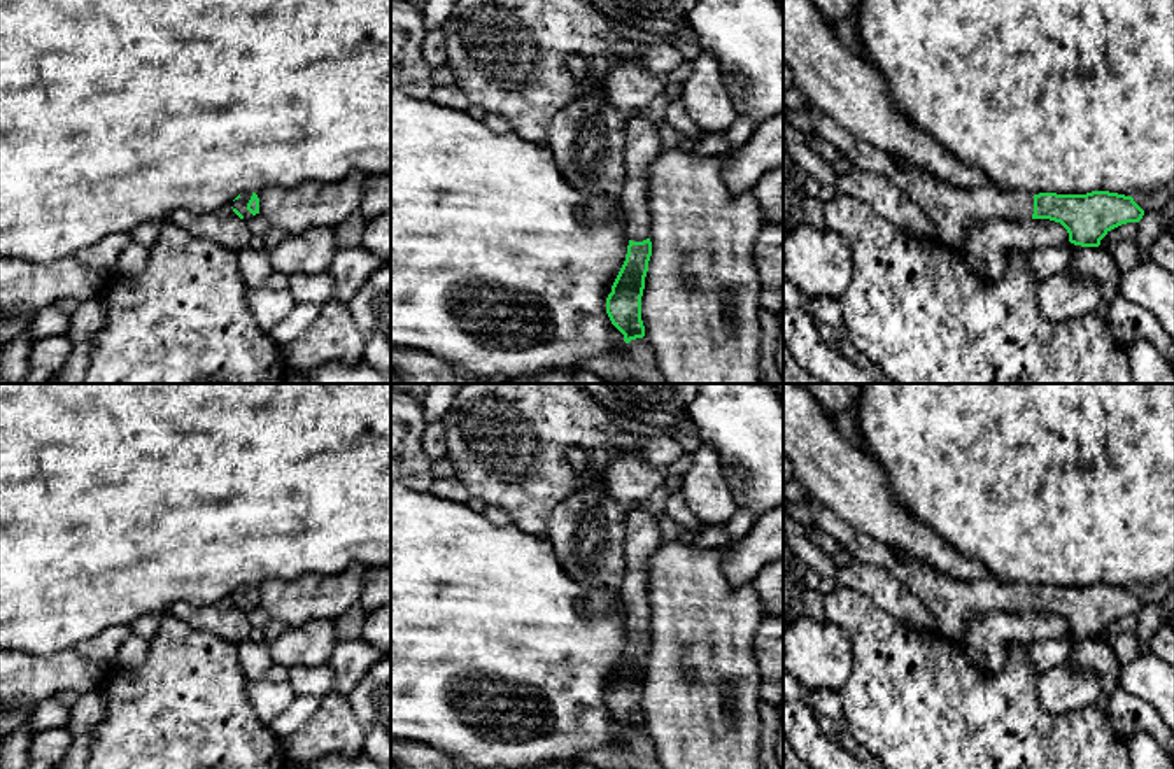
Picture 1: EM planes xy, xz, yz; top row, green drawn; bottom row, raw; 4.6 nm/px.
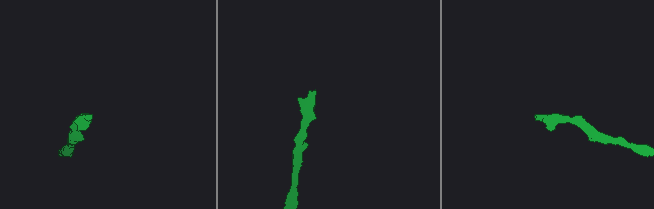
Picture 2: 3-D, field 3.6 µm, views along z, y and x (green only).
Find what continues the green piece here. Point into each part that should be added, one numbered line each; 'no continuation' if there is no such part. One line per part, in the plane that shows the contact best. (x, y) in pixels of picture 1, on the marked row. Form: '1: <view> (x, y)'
1: xy (240, 204)

